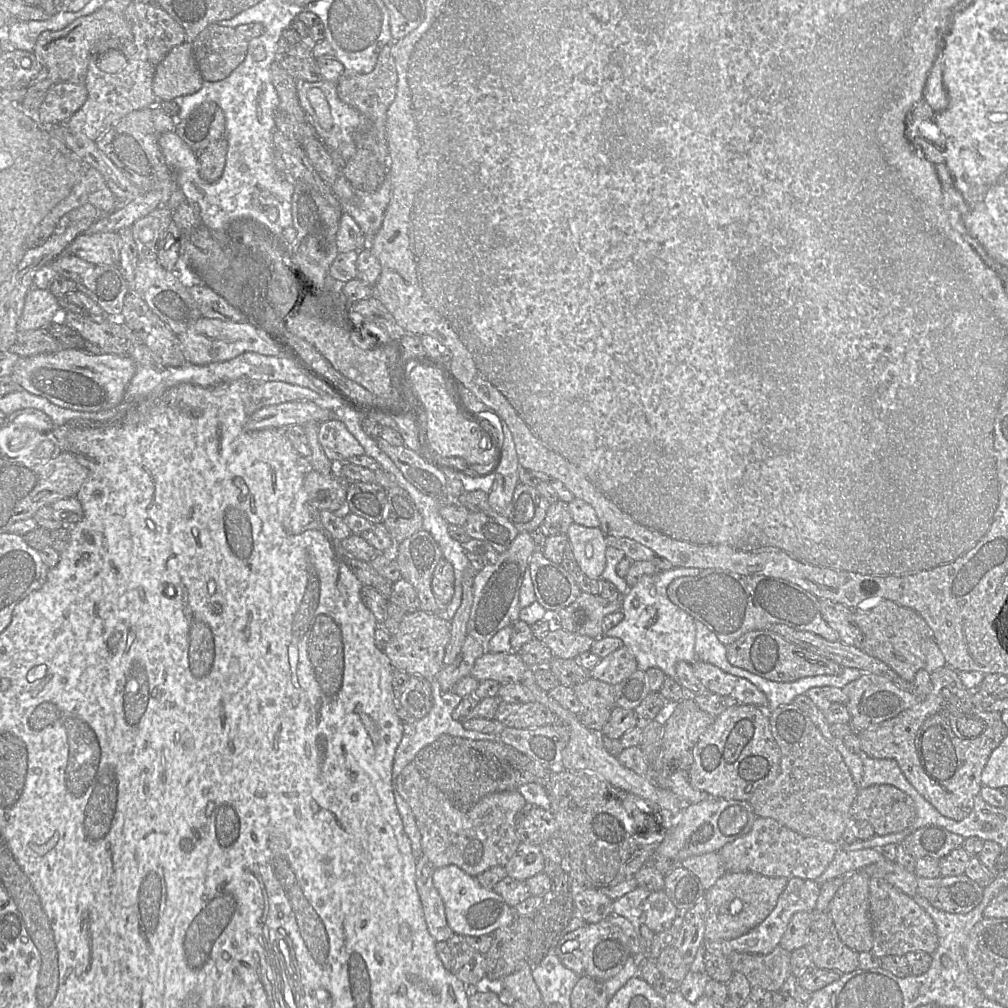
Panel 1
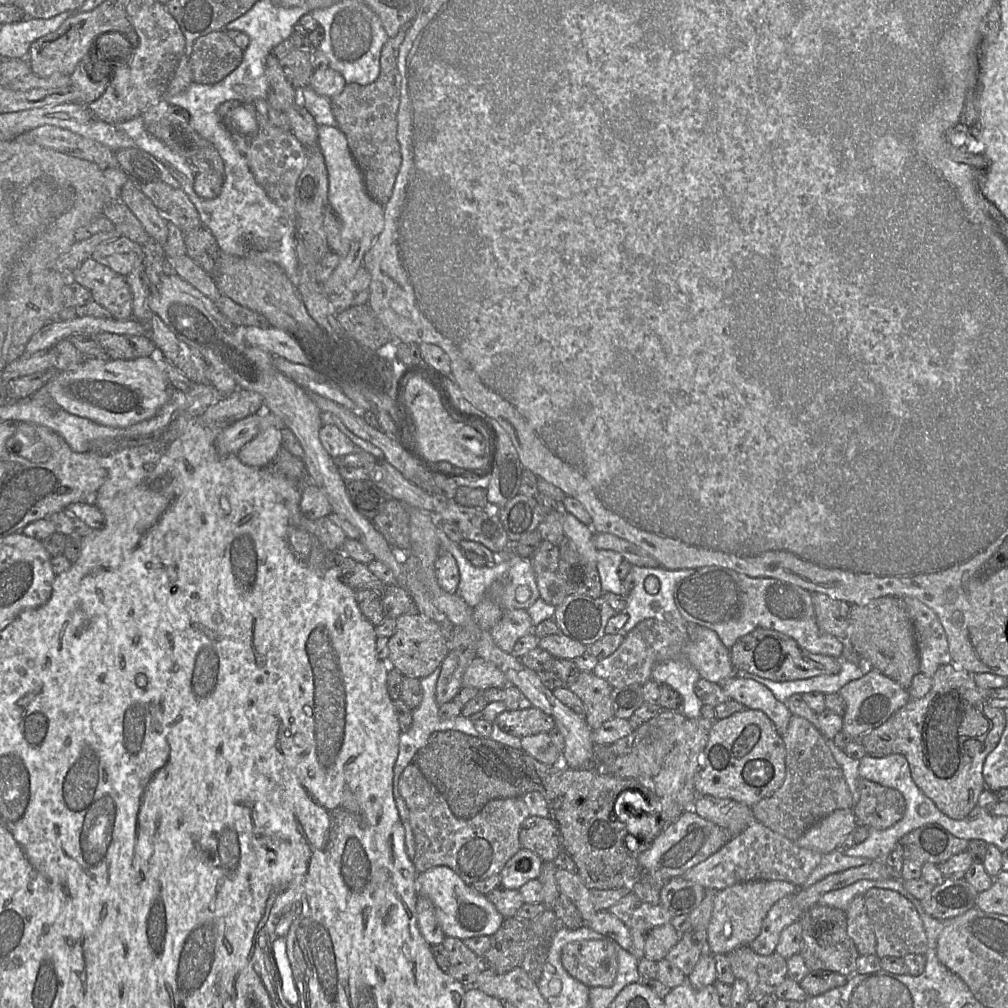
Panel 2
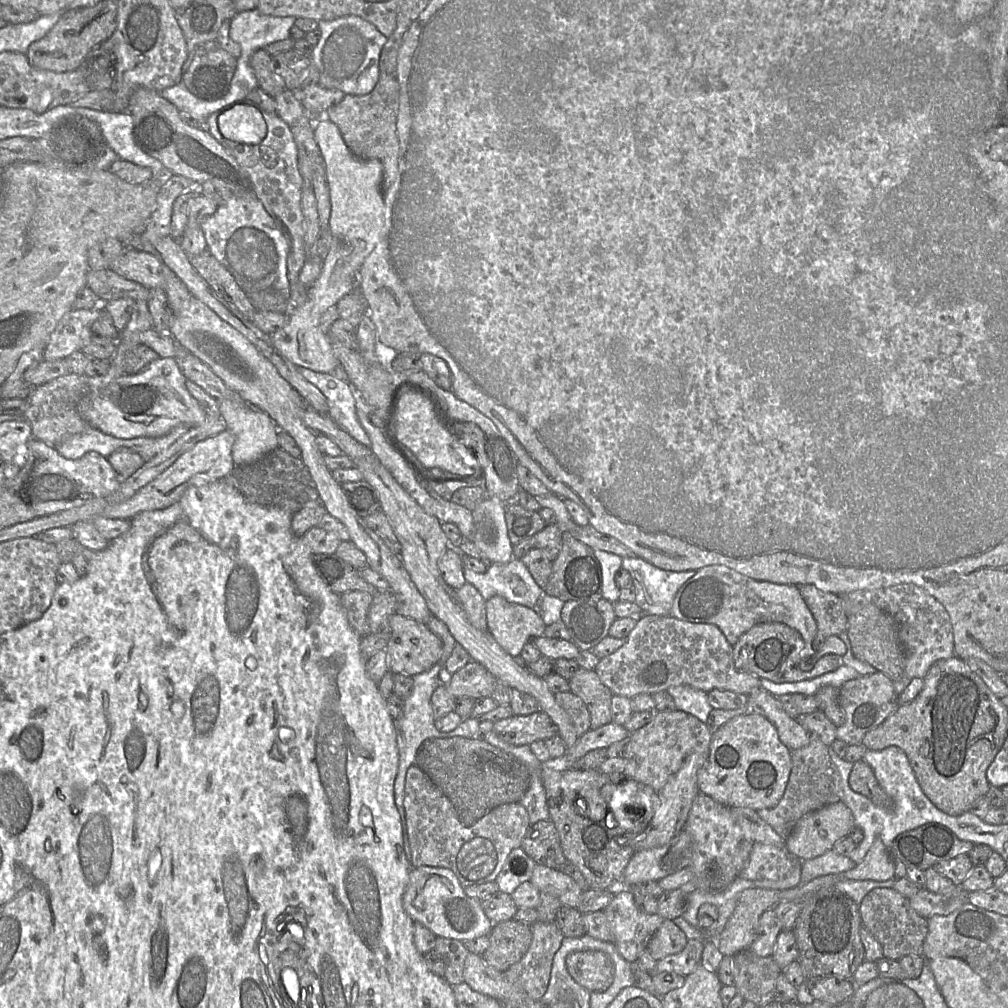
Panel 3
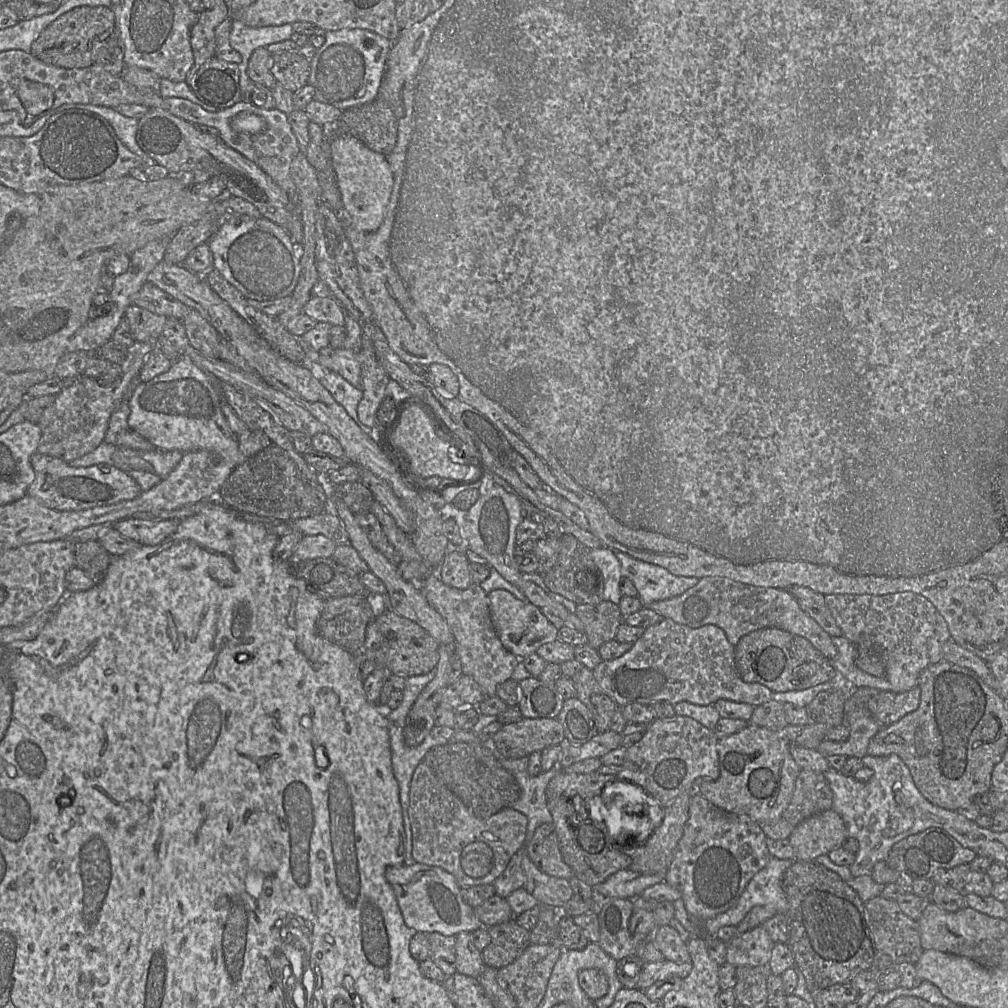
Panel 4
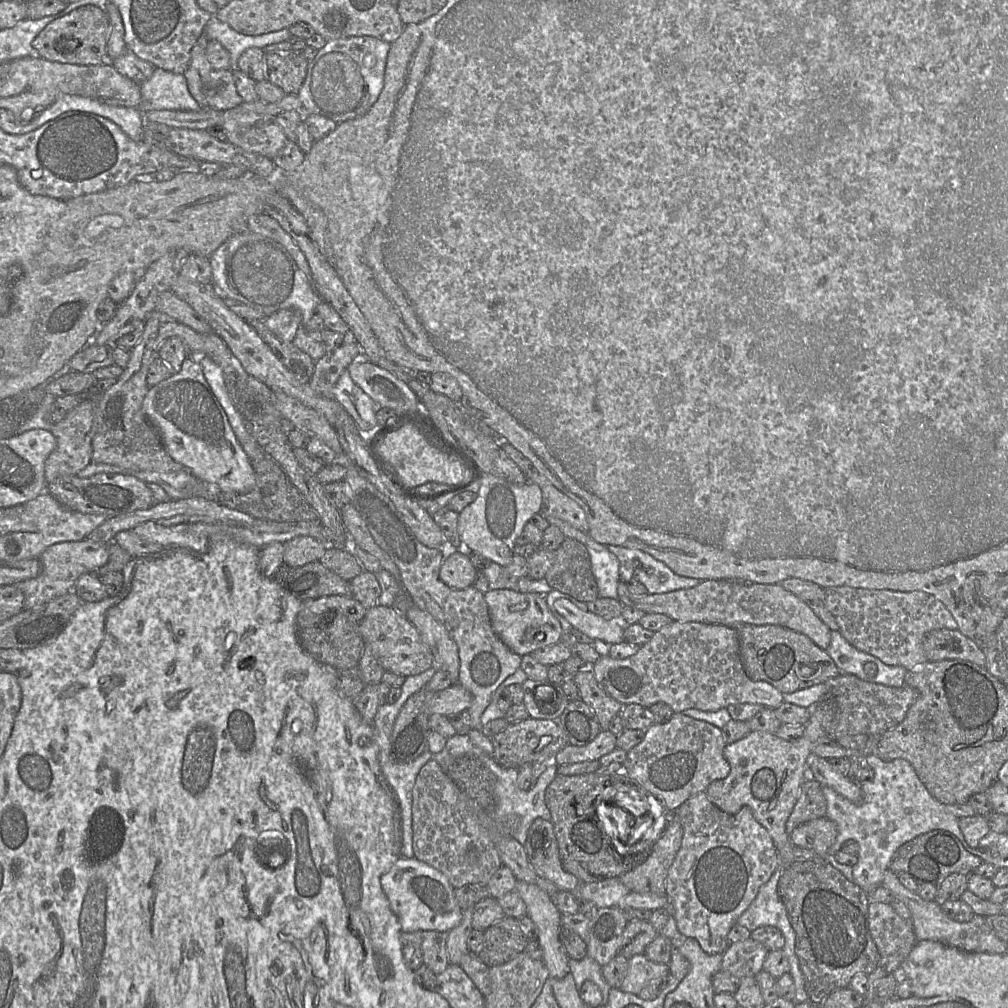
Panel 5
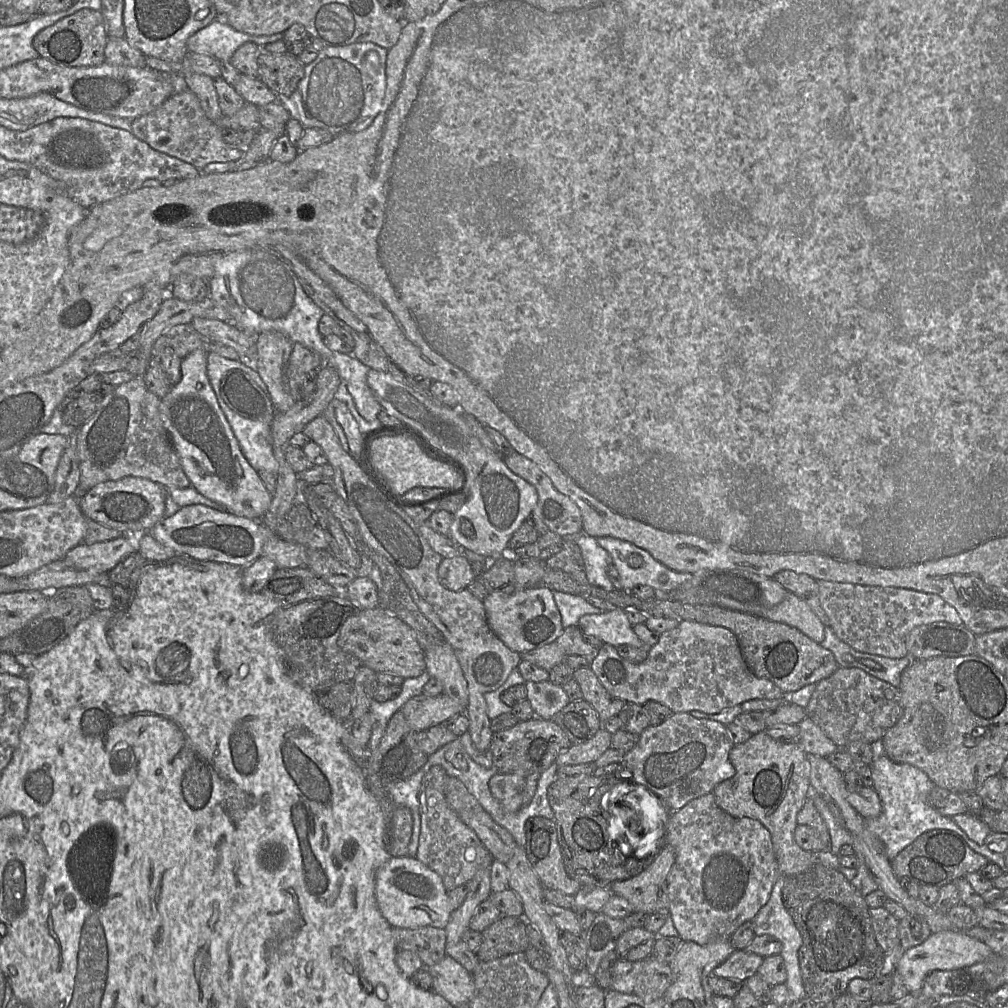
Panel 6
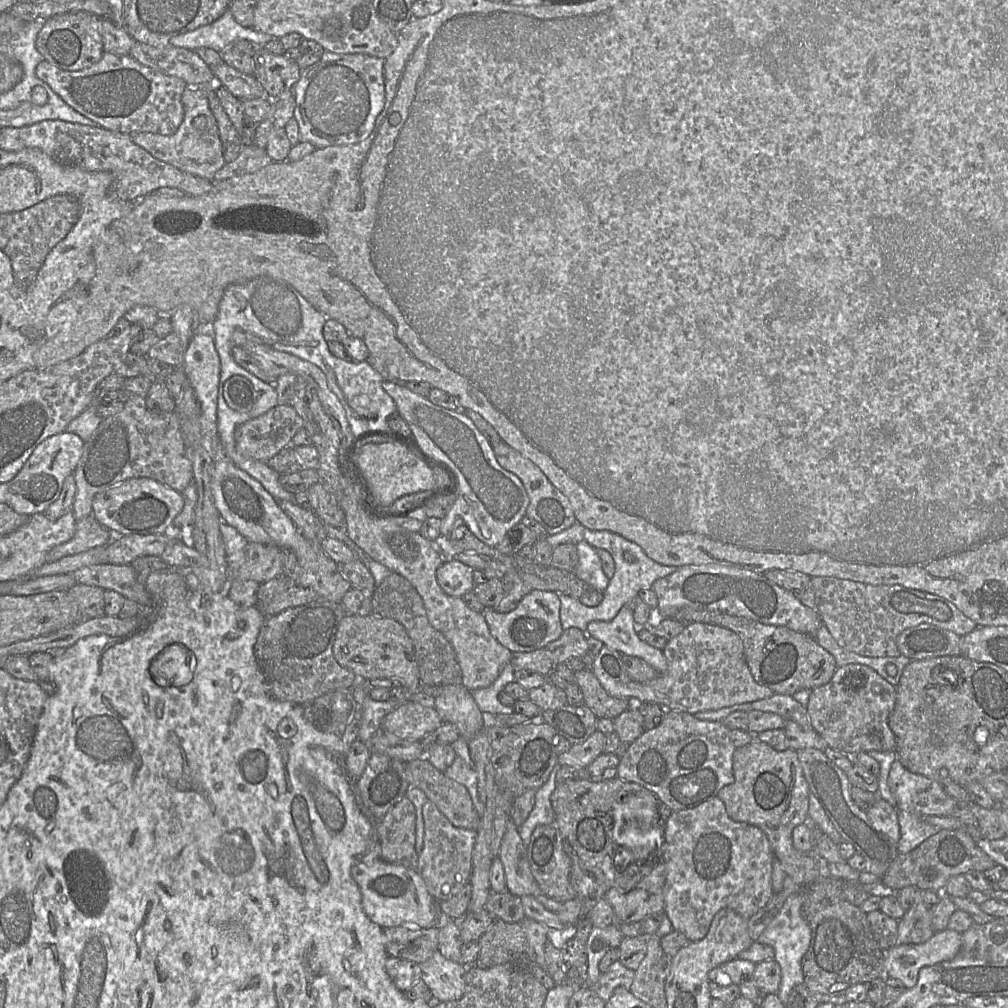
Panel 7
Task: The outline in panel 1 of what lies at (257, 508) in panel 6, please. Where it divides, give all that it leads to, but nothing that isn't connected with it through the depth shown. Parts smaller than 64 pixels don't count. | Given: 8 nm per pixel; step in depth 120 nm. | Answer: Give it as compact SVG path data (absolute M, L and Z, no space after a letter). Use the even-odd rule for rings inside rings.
M78 348L52 354L20 357L11 377L26 391L47 398L57 406L81 412L112 409L125 401L126 389L137 364L128 355L93 355Z

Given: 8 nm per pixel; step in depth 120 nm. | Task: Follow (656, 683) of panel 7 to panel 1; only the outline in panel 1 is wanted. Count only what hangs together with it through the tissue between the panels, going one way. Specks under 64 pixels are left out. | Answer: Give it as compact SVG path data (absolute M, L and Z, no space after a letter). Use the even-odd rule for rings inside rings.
M626 648L613 651L589 671L589 677L610 685L616 685L637 670L635 656Z

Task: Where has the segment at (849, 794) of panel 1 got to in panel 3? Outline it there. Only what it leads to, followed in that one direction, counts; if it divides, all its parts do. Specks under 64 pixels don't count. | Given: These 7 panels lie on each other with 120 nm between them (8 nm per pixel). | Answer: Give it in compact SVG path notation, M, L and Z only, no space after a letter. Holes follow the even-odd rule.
M810 735L810 741L806 746L790 751L792 768L783 797L775 807L757 811L759 817L783 839L788 837L804 815L842 799L841 777L830 758L829 746L815 735Z

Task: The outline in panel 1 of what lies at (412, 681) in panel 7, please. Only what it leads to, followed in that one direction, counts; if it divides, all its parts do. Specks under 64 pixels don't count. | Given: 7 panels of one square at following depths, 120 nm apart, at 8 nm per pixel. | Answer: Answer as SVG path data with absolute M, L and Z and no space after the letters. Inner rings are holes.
M423 610L406 613L397 629L391 635L384 653L394 670L400 670L409 676L423 676L428 680L436 679L442 669L446 647L450 640L450 620L442 613L431 614Z

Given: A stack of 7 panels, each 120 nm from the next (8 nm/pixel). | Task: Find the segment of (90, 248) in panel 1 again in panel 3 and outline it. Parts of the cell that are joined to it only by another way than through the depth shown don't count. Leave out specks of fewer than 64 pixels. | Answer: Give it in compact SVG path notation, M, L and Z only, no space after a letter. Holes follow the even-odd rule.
M127 247L120 256L111 262L109 269L126 279L152 289L163 288L164 265L157 254Z

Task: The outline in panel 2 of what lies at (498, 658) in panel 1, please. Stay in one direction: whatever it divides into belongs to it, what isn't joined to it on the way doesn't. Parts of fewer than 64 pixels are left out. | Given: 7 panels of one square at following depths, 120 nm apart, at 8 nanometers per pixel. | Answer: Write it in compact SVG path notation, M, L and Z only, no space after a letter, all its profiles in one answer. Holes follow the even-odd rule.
M475 657L462 676L462 686L482 692L488 688L505 688L508 682L503 672L494 664Z

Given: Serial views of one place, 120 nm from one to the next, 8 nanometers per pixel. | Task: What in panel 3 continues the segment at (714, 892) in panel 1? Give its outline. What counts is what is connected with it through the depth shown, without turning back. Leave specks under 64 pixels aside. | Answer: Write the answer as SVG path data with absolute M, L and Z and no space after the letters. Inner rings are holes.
M751 888L746 889L743 892L740 893L737 905L735 907L735 910L727 923L725 924L724 929L722 932L718 935L715 941L707 941L707 942L714 942L715 946L718 948L718 950L724 955L724 956L734 956L735 954L744 951L749 950L750 945L754 941L757 930L758 930L758 922L761 917L761 915L768 909L774 908L777 903L780 901L780 890L773 890L773 889L763 889L763 888Z

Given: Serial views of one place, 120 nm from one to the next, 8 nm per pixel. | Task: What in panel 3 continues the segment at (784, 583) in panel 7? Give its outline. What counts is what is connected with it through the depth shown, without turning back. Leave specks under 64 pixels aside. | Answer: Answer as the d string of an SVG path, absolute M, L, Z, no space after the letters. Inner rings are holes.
M801 585L798 588L817 623L812 647L820 650L828 637L846 632L848 615L840 596L821 591L814 585Z

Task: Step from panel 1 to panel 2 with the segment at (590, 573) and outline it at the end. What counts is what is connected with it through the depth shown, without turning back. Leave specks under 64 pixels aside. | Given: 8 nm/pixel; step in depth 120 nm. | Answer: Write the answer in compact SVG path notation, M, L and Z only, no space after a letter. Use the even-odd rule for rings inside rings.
M563 512L563 530L567 538L573 541L581 557L588 565L597 566L598 550L593 544L592 528L579 521L574 515Z

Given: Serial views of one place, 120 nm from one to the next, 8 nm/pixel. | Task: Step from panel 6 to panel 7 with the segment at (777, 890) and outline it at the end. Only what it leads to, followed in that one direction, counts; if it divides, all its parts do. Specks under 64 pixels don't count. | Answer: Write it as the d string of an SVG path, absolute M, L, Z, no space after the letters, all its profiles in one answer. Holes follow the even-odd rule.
M793 893L786 899L781 909L760 934L757 941L774 949L774 960L781 969L781 982L777 995L785 1005L791 989L804 981L801 962L811 941L811 929L803 916L799 893Z

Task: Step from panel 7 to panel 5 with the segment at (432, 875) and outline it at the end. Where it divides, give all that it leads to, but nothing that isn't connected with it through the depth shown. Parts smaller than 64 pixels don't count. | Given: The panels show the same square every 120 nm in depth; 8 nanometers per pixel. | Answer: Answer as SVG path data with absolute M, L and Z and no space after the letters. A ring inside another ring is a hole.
M432 759L419 771L412 789L414 857L441 871L454 888L468 884L487 885L502 866L496 836L478 822L473 813L475 803Z

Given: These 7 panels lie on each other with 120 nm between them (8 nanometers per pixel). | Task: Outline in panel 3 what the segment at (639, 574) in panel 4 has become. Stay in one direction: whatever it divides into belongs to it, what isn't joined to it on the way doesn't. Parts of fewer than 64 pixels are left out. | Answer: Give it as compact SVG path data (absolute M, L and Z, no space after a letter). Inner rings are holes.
M638 557L622 558L636 589L635 603L645 614L669 616L679 588L695 574L695 570L663 570Z

